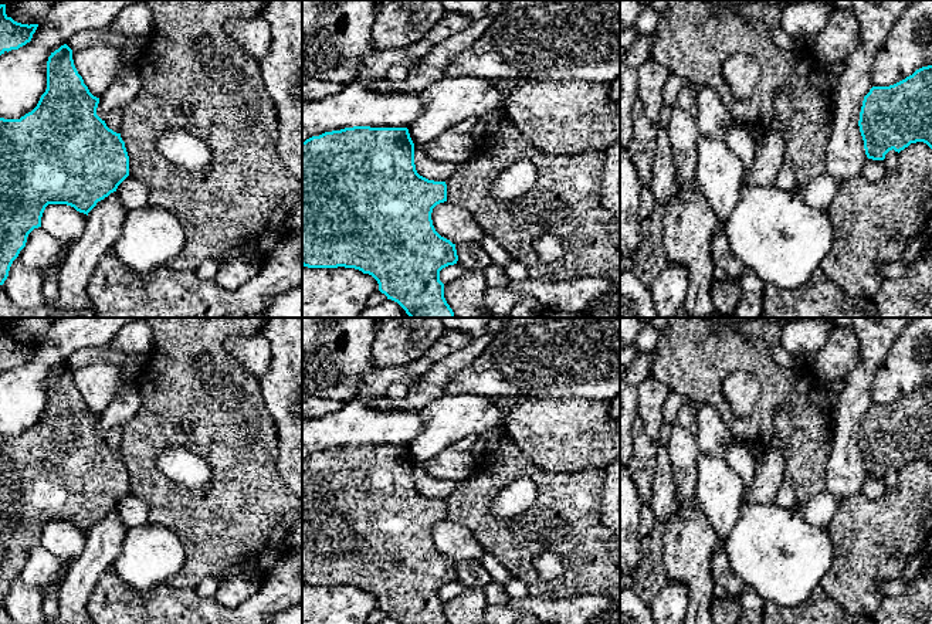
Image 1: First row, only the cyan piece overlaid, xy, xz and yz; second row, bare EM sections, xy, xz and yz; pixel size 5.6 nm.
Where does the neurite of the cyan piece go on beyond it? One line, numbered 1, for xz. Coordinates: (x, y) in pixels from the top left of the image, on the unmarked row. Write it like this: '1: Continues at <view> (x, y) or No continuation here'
1: No continuation here

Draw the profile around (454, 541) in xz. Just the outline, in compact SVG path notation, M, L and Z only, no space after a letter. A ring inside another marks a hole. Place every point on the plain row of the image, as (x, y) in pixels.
M440 520L433 526L431 537L436 549L453 562L477 560L482 557L482 546L471 529L451 522Z

